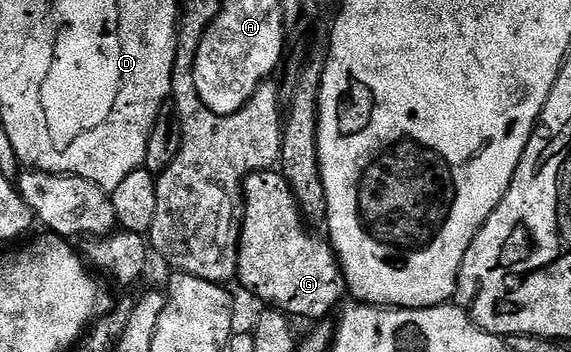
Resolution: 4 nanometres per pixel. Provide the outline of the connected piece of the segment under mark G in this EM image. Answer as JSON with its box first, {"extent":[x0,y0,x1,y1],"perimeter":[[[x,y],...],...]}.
{"extent":[238,170,346,320],"perimeter":[[[279,170],[255,171],[253,175],[248,175],[244,179],[244,224],[240,230],[238,283],[246,290],[253,291],[264,305],[282,311],[289,317],[297,320],[327,320],[324,318],[346,299],[344,270],[340,267],[336,252],[332,250],[331,242],[327,238],[319,239],[316,235],[319,234],[313,233],[304,222],[298,201],[286,177],[281,175]]]}

